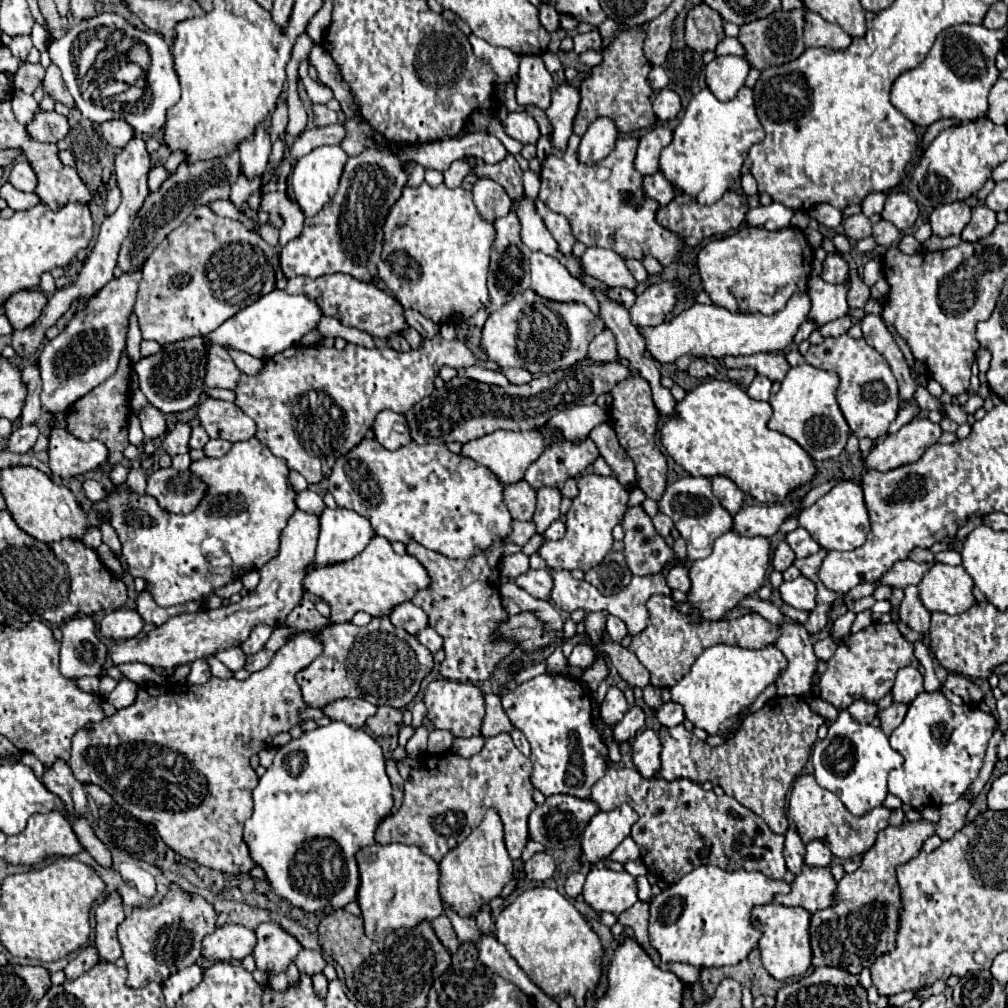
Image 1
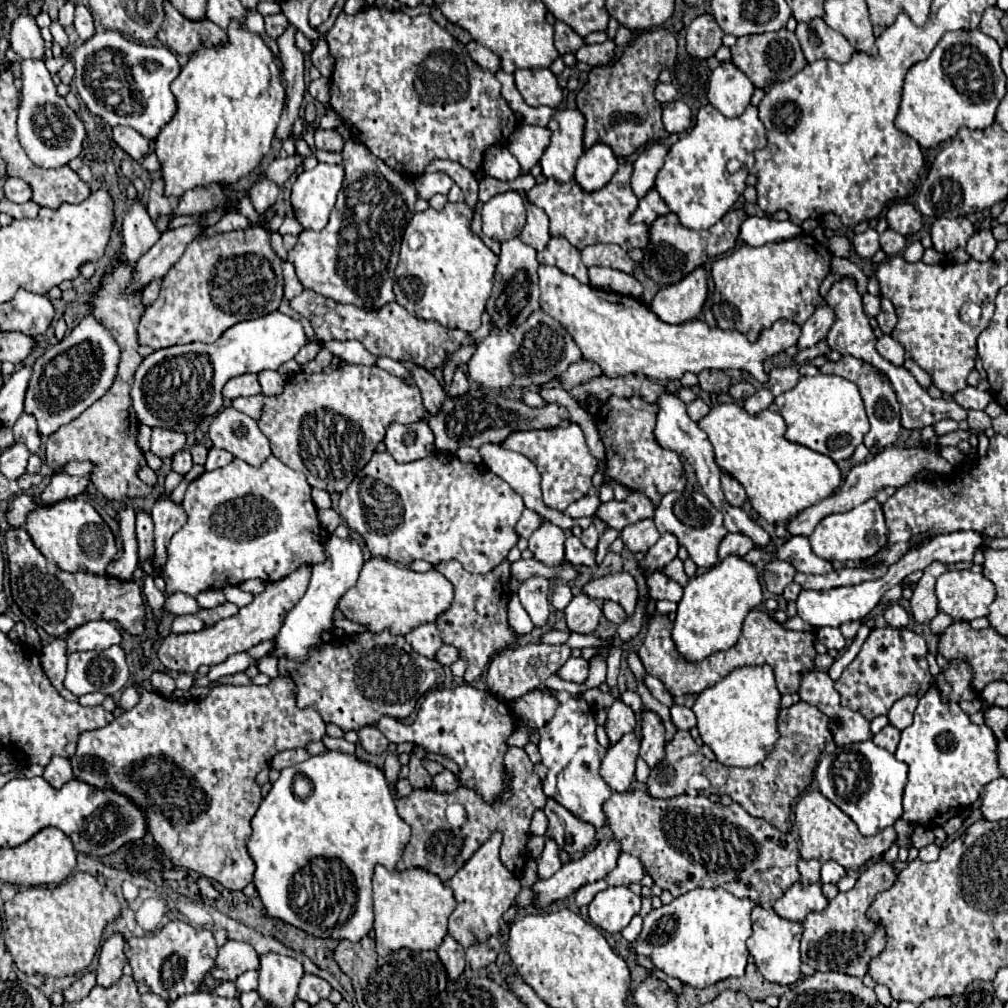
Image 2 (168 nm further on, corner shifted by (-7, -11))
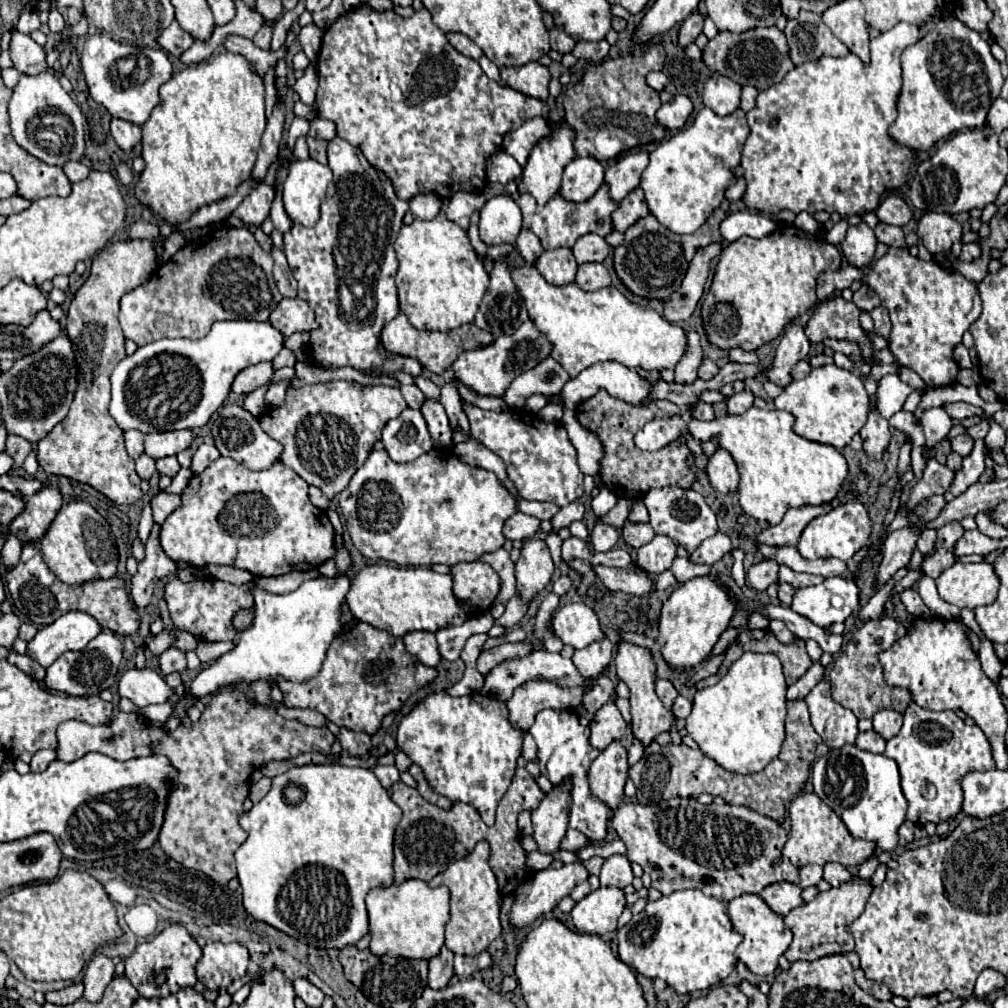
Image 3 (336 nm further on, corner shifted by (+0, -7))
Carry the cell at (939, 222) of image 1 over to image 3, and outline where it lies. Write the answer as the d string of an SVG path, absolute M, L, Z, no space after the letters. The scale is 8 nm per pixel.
M925 213L919 221L917 235L929 253L937 255L941 251L949 251L953 243L961 241L961 223L947 213Z

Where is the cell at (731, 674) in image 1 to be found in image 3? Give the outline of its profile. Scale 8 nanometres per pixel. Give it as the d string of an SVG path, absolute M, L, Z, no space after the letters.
M743 653L727 671L719 683L713 687L699 689L693 699L693 711L687 717L687 731L691 739L699 745L699 749L717 761L727 771L735 773L757 773L765 769L769 761L773 761L781 749L781 743L785 739L785 691L787 683L781 671L781 663L777 655L763 655L763 653Z

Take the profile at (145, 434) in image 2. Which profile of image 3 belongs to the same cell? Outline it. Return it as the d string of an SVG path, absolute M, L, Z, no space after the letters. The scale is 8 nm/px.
M129 429L125 433L125 447L127 447L127 453L133 459L137 459L143 453L143 433L135 431L135 429Z

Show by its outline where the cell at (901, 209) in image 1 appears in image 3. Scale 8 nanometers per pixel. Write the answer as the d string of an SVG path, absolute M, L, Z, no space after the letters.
M897 195L885 197L883 203L879 205L879 209L875 211L875 215L879 217L879 221L889 223L889 225L897 225L897 227L903 227L911 221L911 209Z

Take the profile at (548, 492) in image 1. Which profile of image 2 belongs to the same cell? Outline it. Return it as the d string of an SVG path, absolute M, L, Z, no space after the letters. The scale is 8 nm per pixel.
M552 523L540 525L538 531L534 531L528 539L528 549L534 553L534 559L556 567L564 561L564 531Z

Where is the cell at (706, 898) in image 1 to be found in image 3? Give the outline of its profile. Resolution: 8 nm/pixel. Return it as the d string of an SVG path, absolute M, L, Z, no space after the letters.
M683 889L671 893L669 897L661 897L657 901L647 903L641 913L633 915L631 921L623 929L619 929L619 959L645 977L663 979L677 993L691 993L717 985L719 981L729 977L729 973L737 965L735 949L741 939L743 937L733 929L731 917L727 915L725 901L709 897L699 889Z

